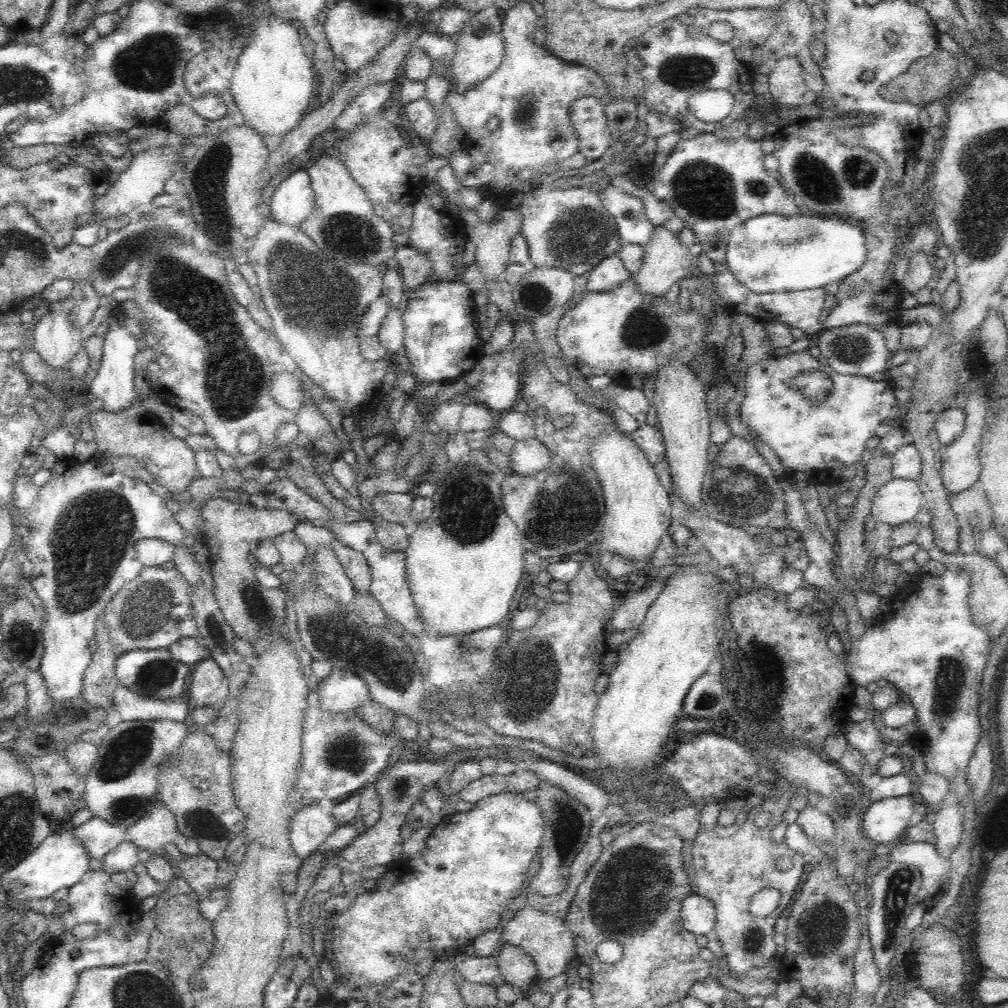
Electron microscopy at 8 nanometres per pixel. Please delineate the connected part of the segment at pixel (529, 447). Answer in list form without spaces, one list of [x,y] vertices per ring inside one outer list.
[[[535,436],[513,442],[509,452],[509,467],[516,476],[526,476],[545,469],[550,464],[546,445]]]

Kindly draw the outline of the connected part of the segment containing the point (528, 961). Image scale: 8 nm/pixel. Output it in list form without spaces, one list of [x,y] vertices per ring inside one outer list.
[[[503,942],[497,957],[497,965],[504,976],[504,982],[524,993],[536,978],[533,959],[519,946]]]

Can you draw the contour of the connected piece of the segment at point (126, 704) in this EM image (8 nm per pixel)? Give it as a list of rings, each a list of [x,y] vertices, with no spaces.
[[[116,684],[113,704],[107,710],[107,724],[114,728],[119,722],[139,720],[172,720],[184,722],[192,708],[180,698],[175,700],[156,700],[142,697]]]

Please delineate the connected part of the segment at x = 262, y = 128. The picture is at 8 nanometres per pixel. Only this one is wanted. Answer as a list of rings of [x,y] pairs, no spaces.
[[[272,16],[272,18],[260,18],[258,23],[252,23],[251,26],[252,40],[238,56],[237,68],[234,70],[229,87],[230,94],[244,116],[246,125],[255,129],[262,137],[282,137],[302,121],[306,110],[309,110],[312,97],[319,92],[314,89],[315,68],[311,58],[306,57],[300,45],[298,30],[292,27],[292,23],[284,18]]]

